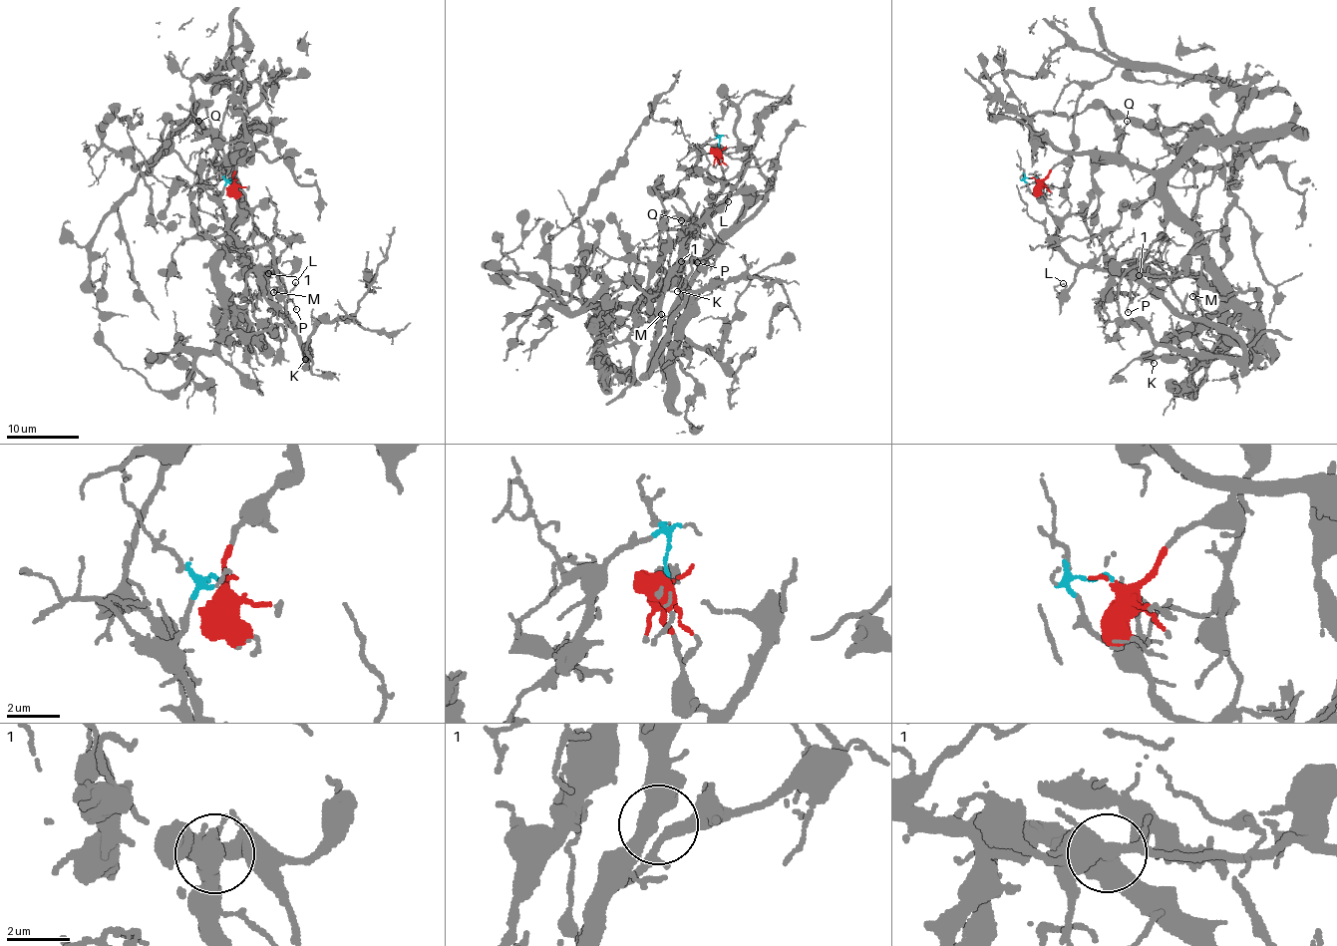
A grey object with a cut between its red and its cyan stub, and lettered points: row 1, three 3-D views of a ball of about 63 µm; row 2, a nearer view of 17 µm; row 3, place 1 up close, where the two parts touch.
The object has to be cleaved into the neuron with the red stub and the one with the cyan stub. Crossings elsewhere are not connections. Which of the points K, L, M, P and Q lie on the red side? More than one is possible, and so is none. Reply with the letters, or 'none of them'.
P, Q

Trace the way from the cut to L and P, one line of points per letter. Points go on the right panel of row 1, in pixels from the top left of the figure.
L: (1036, 178), (1025, 180), (1057, 227), (1050, 244), (1077, 267), (1074, 283), (1058, 294), (1056, 287), (1064, 283)
P: (1038, 178), (1071, 155), (1112, 154), (1157, 179), (1167, 224), (1149, 253), (1173, 273), (1132, 281), (1127, 312)

